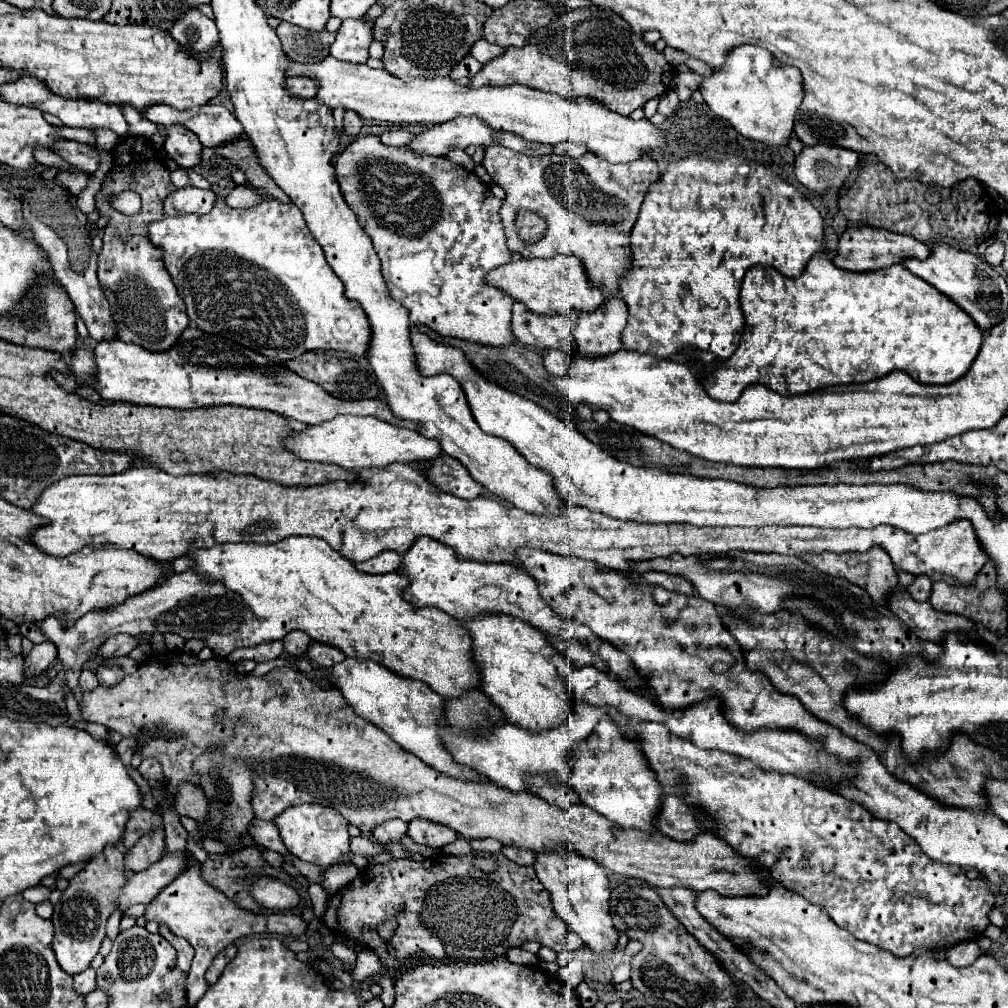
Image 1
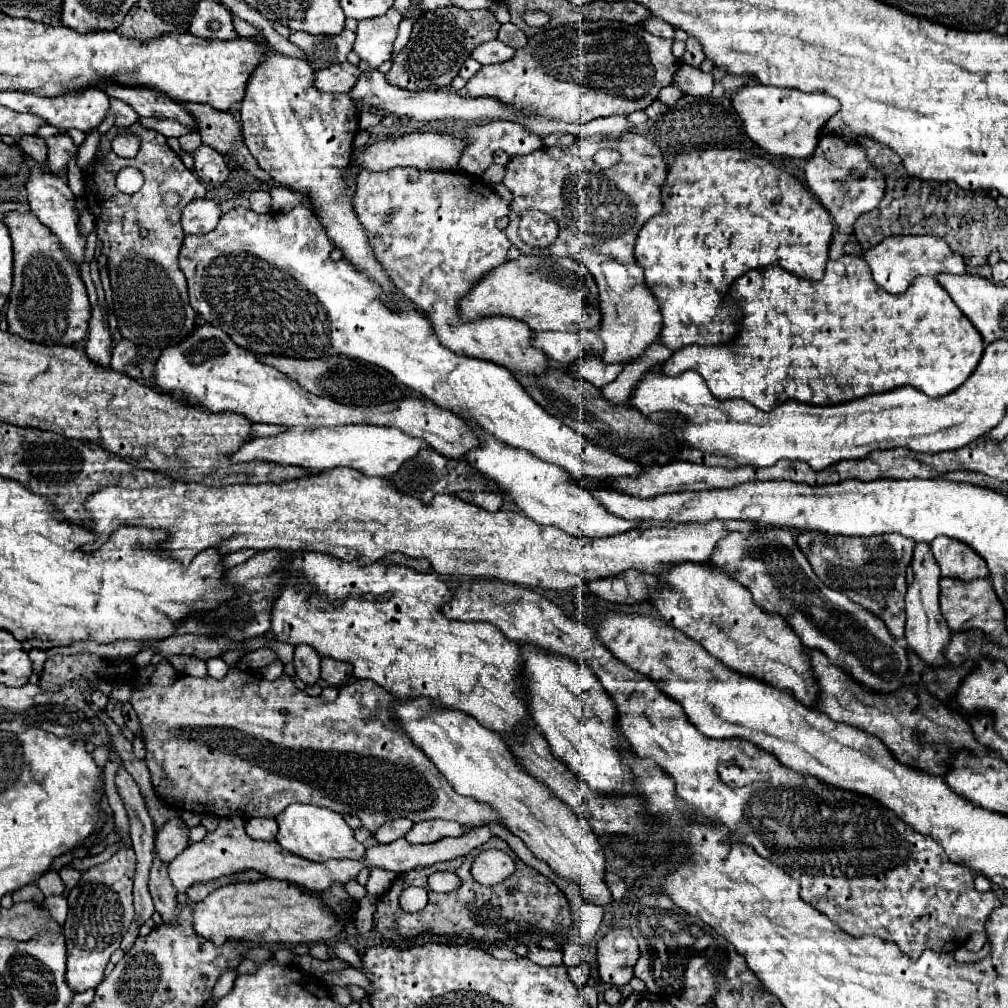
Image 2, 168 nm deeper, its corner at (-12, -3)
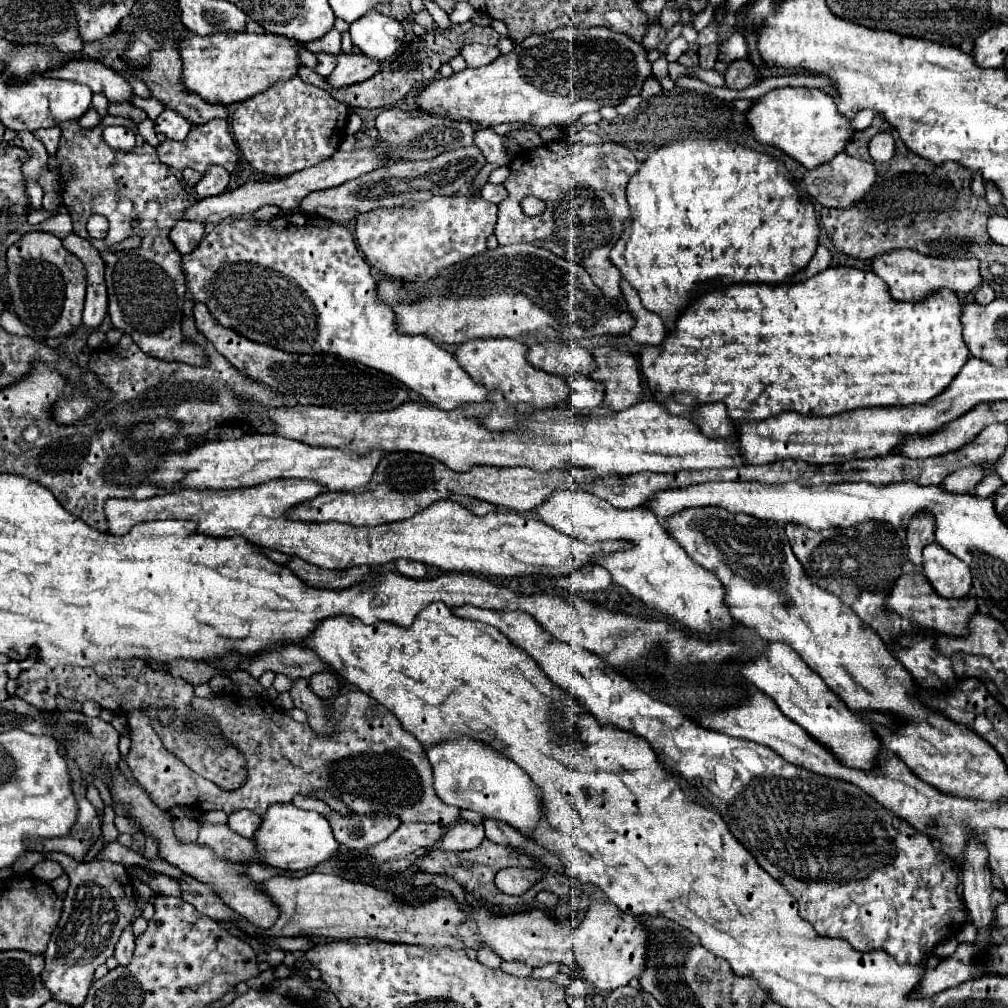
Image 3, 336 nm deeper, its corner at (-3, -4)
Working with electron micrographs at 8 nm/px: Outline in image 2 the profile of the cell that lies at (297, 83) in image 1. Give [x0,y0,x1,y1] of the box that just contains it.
[314,61,358,93]

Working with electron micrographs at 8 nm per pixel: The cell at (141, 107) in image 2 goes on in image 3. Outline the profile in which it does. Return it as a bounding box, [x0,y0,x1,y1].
[45,60,133,102]

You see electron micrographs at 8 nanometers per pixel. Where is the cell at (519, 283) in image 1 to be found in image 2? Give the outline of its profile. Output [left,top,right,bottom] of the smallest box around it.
[460,255,600,331]

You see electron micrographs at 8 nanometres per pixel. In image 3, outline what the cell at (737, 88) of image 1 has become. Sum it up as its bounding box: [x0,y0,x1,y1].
[747,88,855,170]

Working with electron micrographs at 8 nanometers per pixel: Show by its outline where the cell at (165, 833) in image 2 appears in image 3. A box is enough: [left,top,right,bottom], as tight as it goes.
[173,818,199,842]

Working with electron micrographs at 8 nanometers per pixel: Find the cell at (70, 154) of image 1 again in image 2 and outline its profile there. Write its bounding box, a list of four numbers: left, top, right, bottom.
[46,135,78,173]

